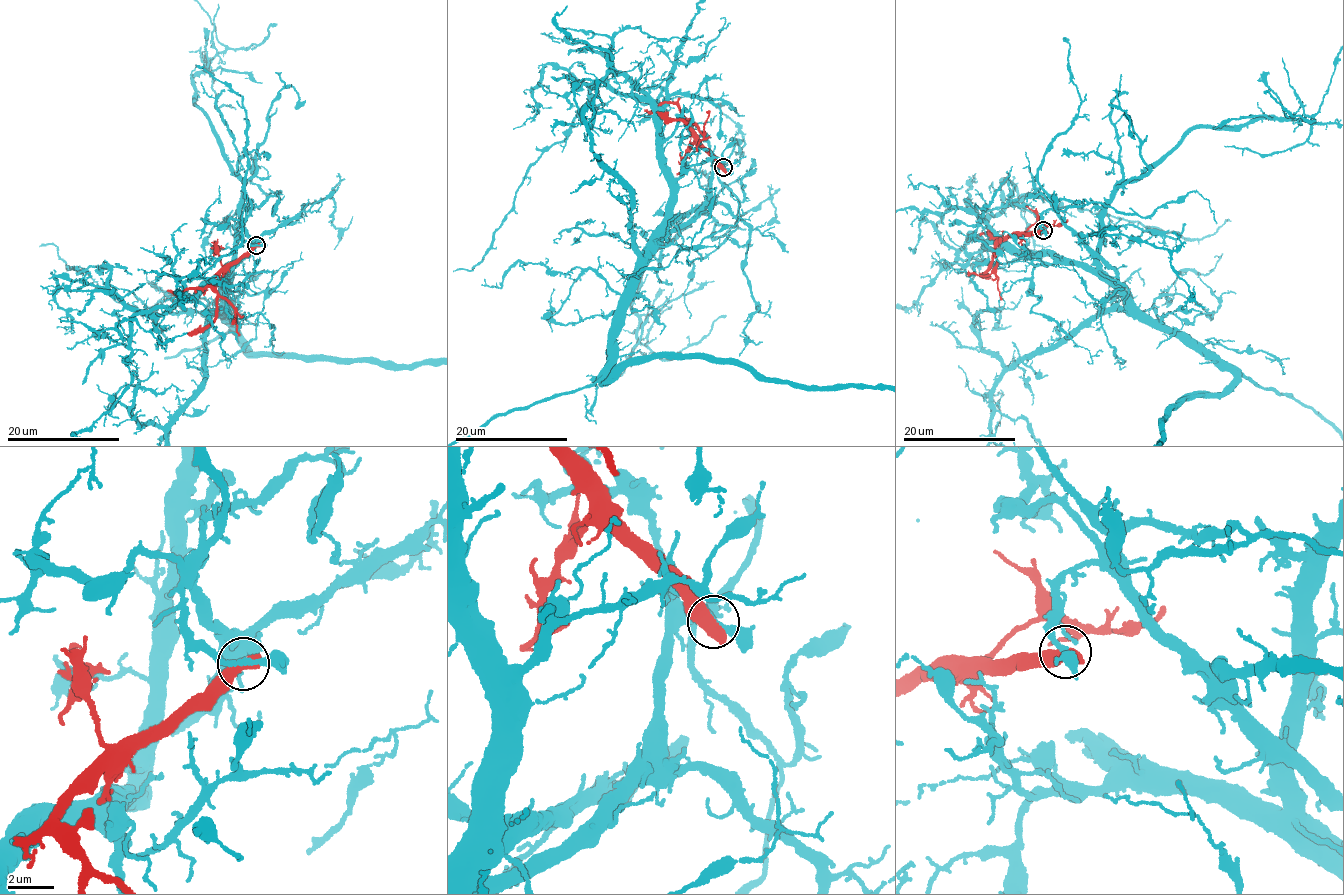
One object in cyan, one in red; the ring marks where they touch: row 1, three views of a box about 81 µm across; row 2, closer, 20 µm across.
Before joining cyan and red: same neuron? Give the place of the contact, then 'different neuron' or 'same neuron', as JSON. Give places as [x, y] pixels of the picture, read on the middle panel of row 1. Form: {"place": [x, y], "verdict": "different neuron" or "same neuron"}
{"place": [723, 167], "verdict": "different neuron"}

